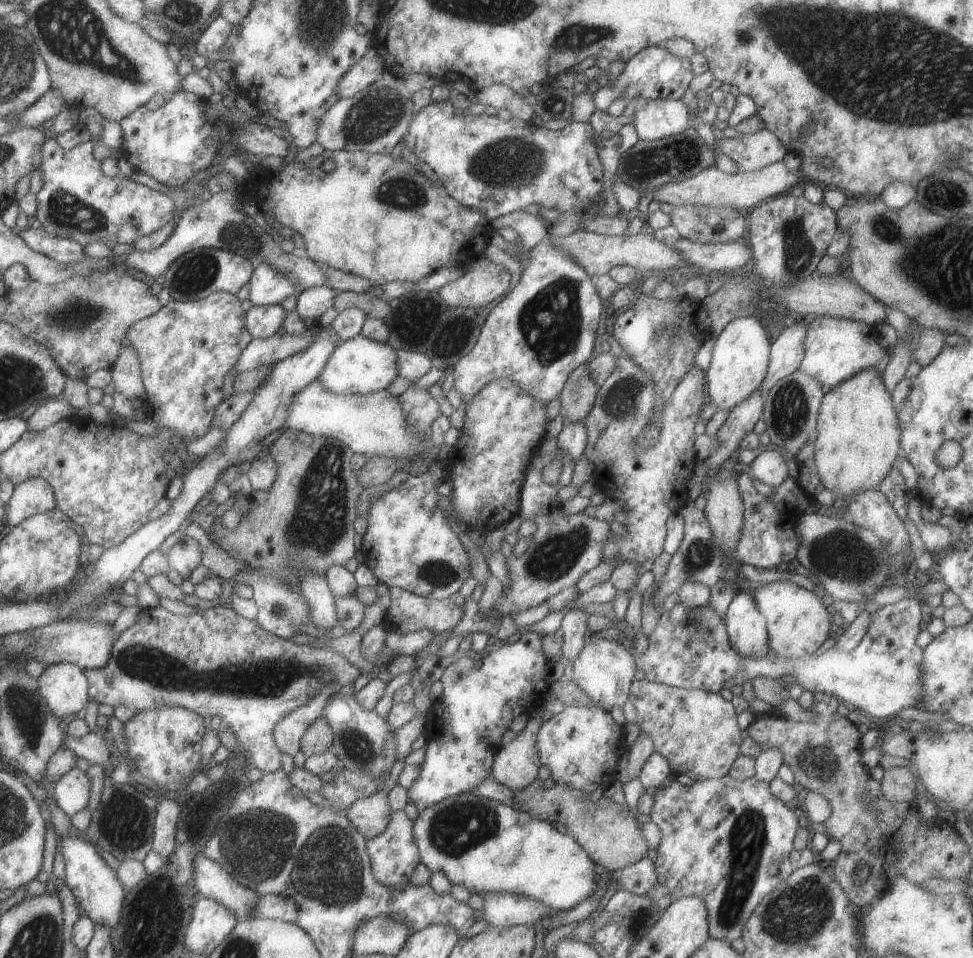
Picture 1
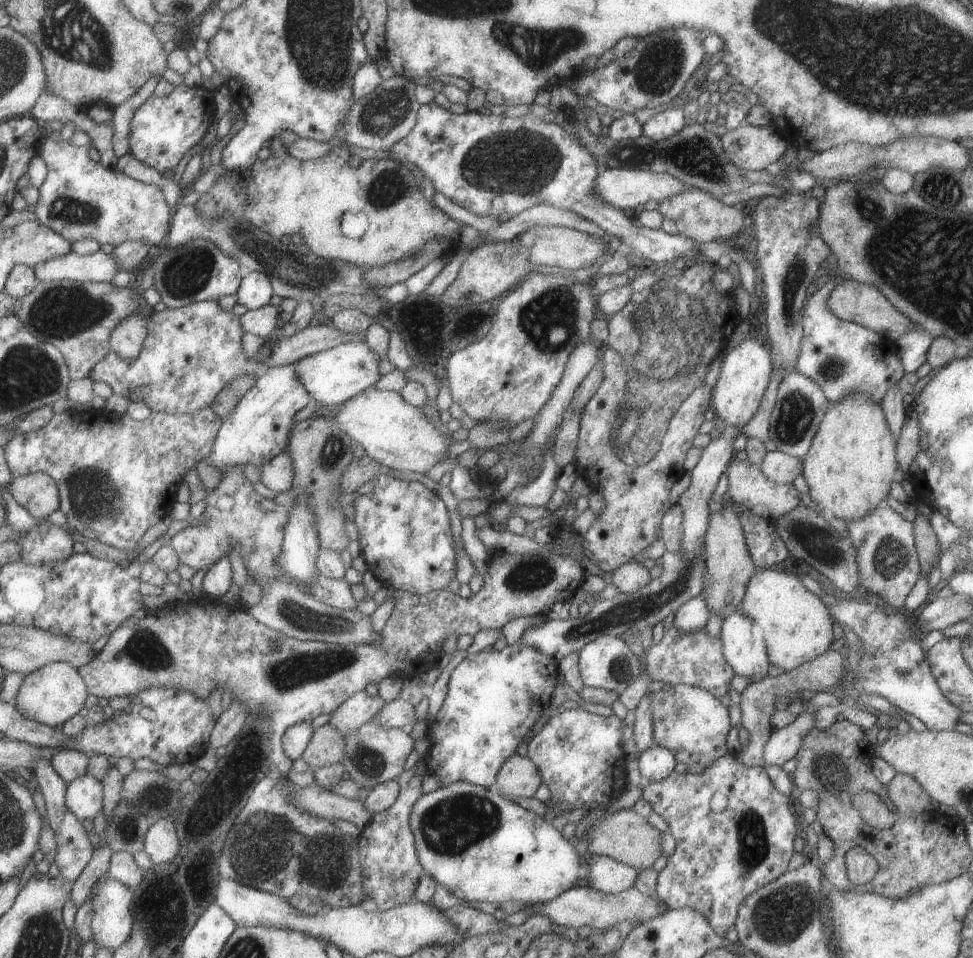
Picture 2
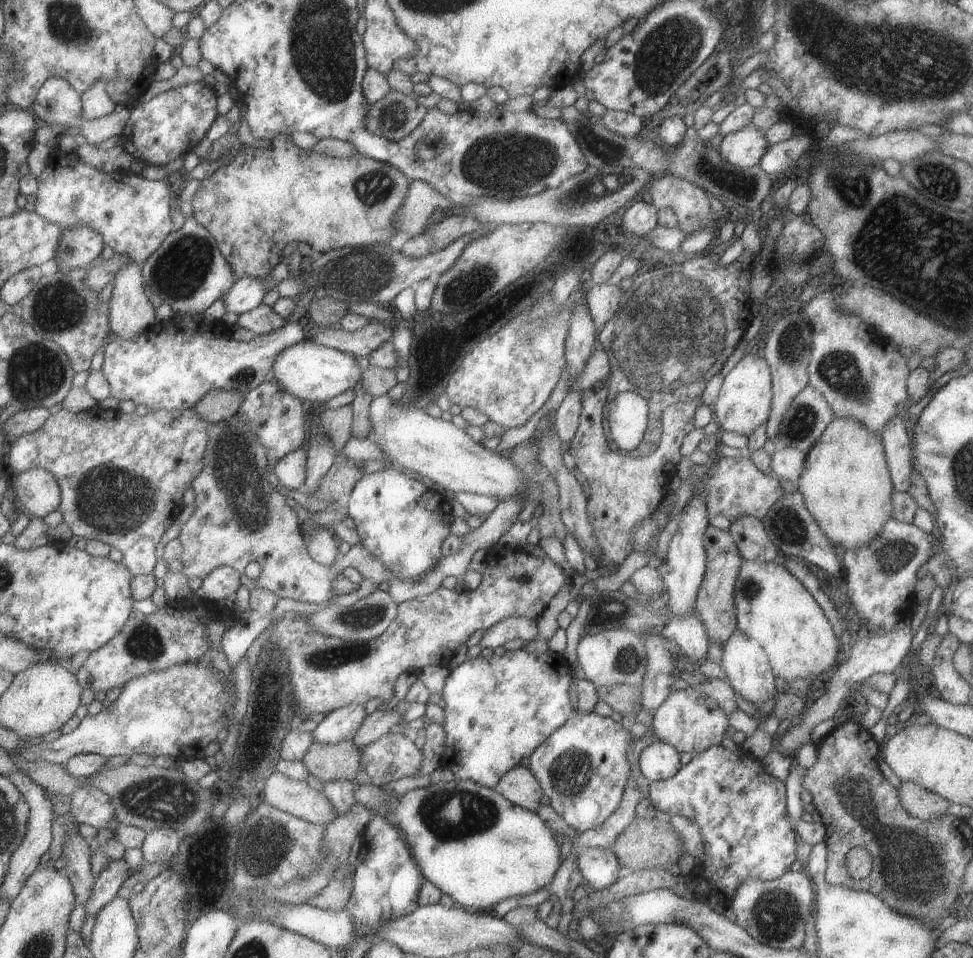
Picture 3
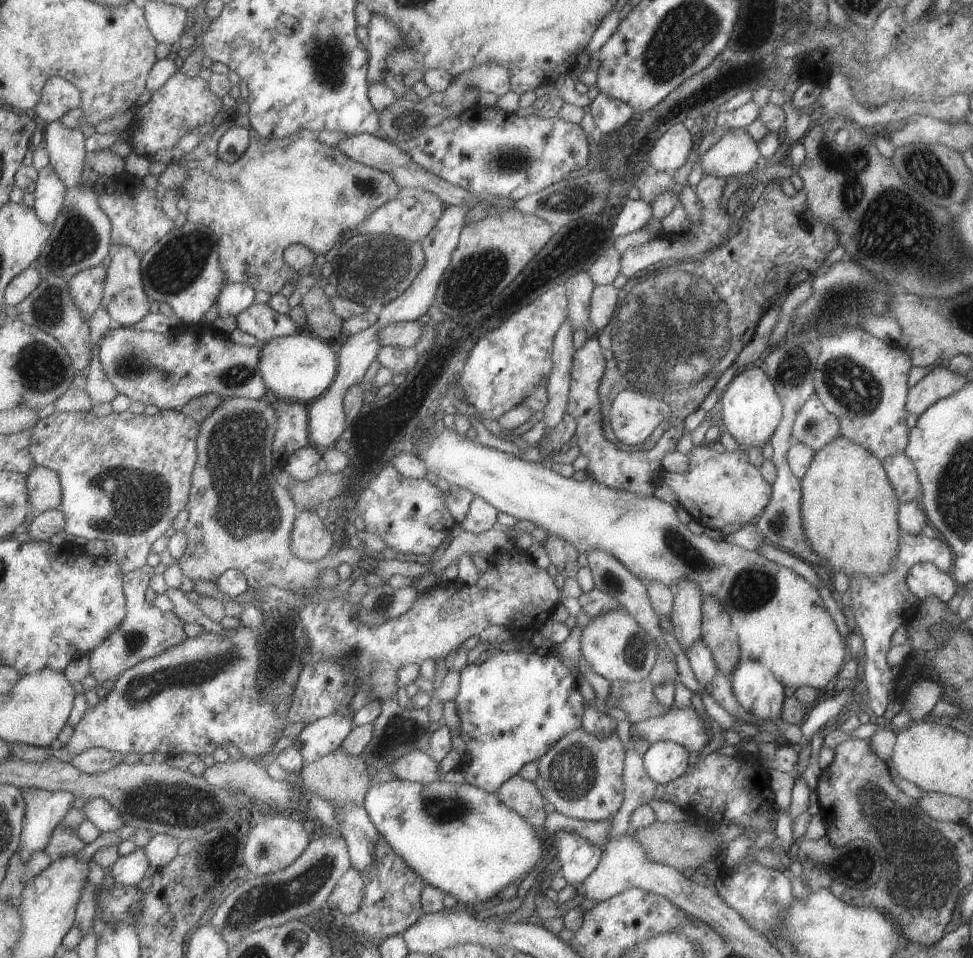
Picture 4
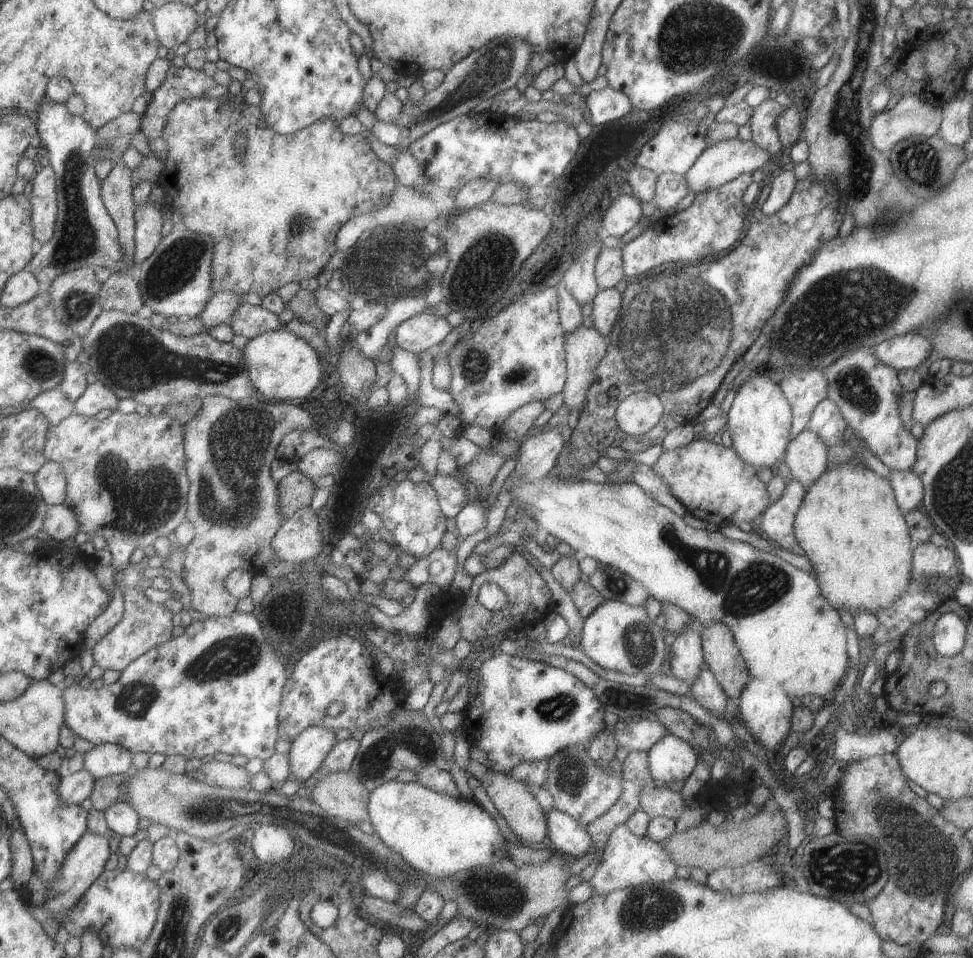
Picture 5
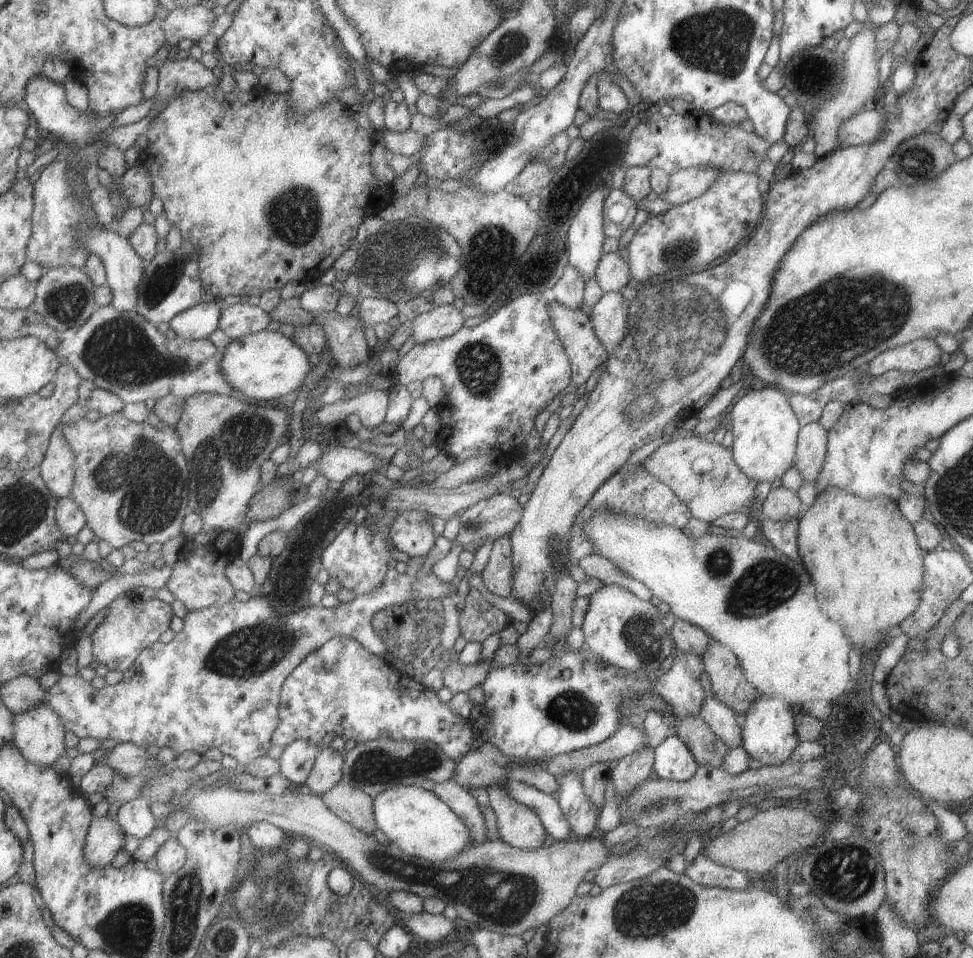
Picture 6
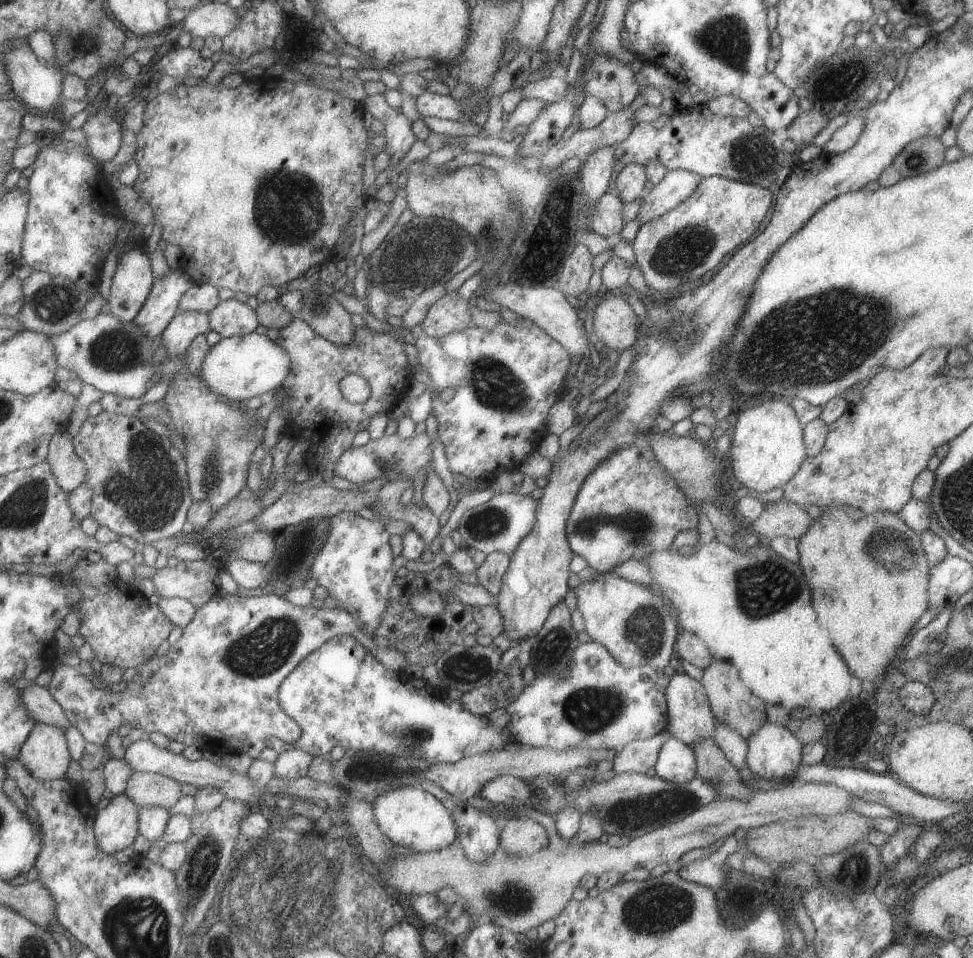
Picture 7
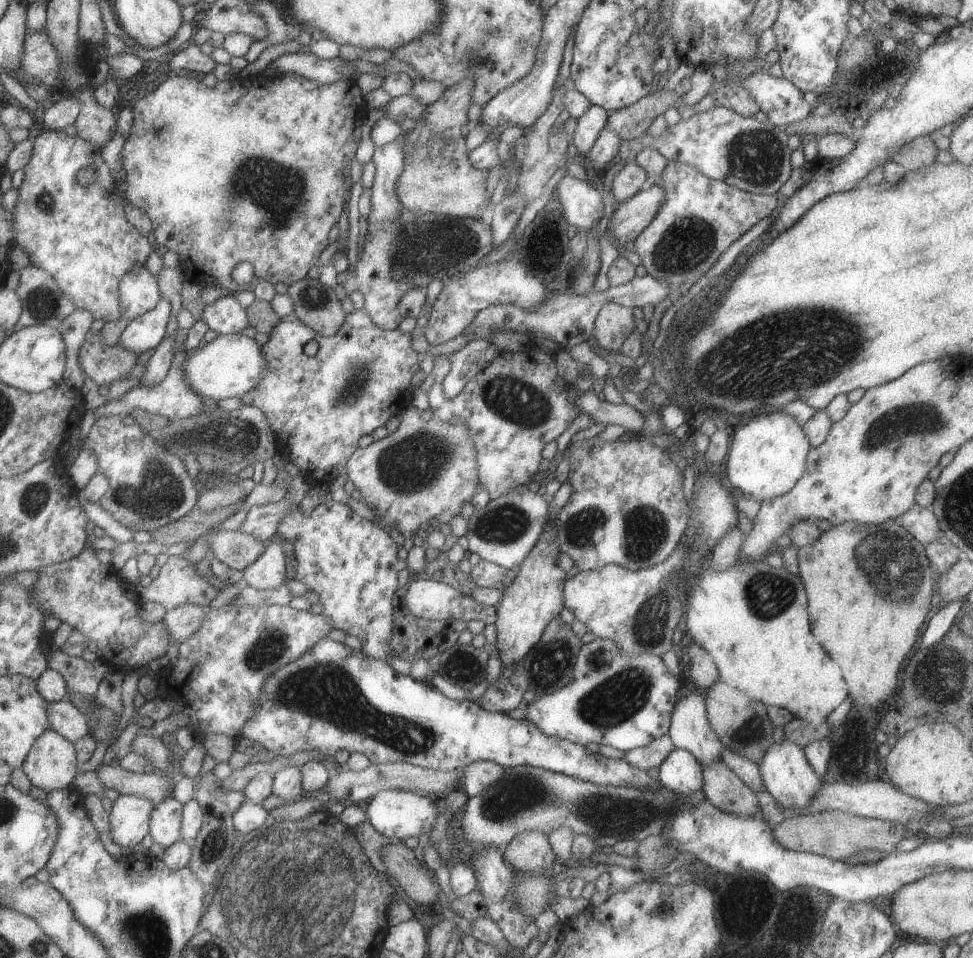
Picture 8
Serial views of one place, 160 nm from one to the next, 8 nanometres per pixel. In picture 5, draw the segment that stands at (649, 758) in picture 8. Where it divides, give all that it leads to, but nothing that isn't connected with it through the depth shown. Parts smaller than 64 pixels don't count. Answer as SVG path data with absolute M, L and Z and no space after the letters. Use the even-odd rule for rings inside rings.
M629 751L622 761L621 778L621 790L613 806L584 826L592 840L591 849L595 851L603 850L614 826L624 823L640 809L641 789L653 780L648 767L648 754L645 751Z

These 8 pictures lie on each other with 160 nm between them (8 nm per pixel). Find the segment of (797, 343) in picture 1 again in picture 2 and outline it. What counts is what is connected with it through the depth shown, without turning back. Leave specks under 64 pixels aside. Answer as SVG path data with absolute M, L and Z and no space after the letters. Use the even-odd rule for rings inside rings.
M773 367L771 371L770 381L763 393L763 398L759 403L759 408L753 417L740 428L740 433L746 437L756 438L762 443L767 442L768 430L770 425L771 411L776 399L776 390L783 378L785 372L778 367Z

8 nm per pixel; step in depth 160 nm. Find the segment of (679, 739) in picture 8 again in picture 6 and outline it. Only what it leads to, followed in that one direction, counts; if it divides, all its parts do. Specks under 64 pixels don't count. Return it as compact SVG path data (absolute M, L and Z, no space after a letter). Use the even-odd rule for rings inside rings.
M673 651L672 666L654 680L654 692L667 704L676 719L698 715L706 697L701 684L701 657L693 653Z

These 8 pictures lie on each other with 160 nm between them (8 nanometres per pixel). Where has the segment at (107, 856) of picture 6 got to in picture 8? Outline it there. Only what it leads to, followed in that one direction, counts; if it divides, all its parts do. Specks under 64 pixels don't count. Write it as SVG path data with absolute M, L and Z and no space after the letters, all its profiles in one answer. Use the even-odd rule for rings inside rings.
M120 795L113 803L110 823L114 841L130 849L150 834L152 814L157 808L144 796Z

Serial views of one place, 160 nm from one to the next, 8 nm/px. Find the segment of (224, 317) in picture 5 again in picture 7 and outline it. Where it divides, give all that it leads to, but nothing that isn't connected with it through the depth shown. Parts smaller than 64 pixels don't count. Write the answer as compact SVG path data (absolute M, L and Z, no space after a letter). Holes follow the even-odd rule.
M197 311L179 312L162 334L167 359L179 358L190 349L191 341L198 334L207 333L210 322L208 314Z

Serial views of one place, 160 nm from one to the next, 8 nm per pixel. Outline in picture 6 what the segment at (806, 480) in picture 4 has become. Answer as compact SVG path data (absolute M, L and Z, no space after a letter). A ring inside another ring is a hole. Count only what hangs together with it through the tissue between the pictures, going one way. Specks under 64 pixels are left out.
M829 487L817 493L815 502L805 509L798 521L796 545L799 561L811 577L818 606L822 613L839 623L853 652L873 651L885 636L887 628L898 625L917 607L922 589L924 551L917 544L912 524L905 520L899 507L885 497L870 501L839 487Z

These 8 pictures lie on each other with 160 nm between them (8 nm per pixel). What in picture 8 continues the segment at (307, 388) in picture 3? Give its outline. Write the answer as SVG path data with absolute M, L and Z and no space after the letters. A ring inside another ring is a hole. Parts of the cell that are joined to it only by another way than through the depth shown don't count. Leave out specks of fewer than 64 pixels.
M235 333L217 335L210 342L197 347L187 359L185 374L195 394L213 403L219 399L243 396L243 393L255 388L263 367L263 355L260 354L260 346L257 342Z

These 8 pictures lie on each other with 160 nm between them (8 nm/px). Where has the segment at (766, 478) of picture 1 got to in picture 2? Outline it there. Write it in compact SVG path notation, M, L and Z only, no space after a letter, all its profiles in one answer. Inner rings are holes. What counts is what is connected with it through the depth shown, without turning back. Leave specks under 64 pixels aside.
M777 450L769 451L763 457L759 468L769 480L787 484L802 474L803 459L804 457L794 457Z

